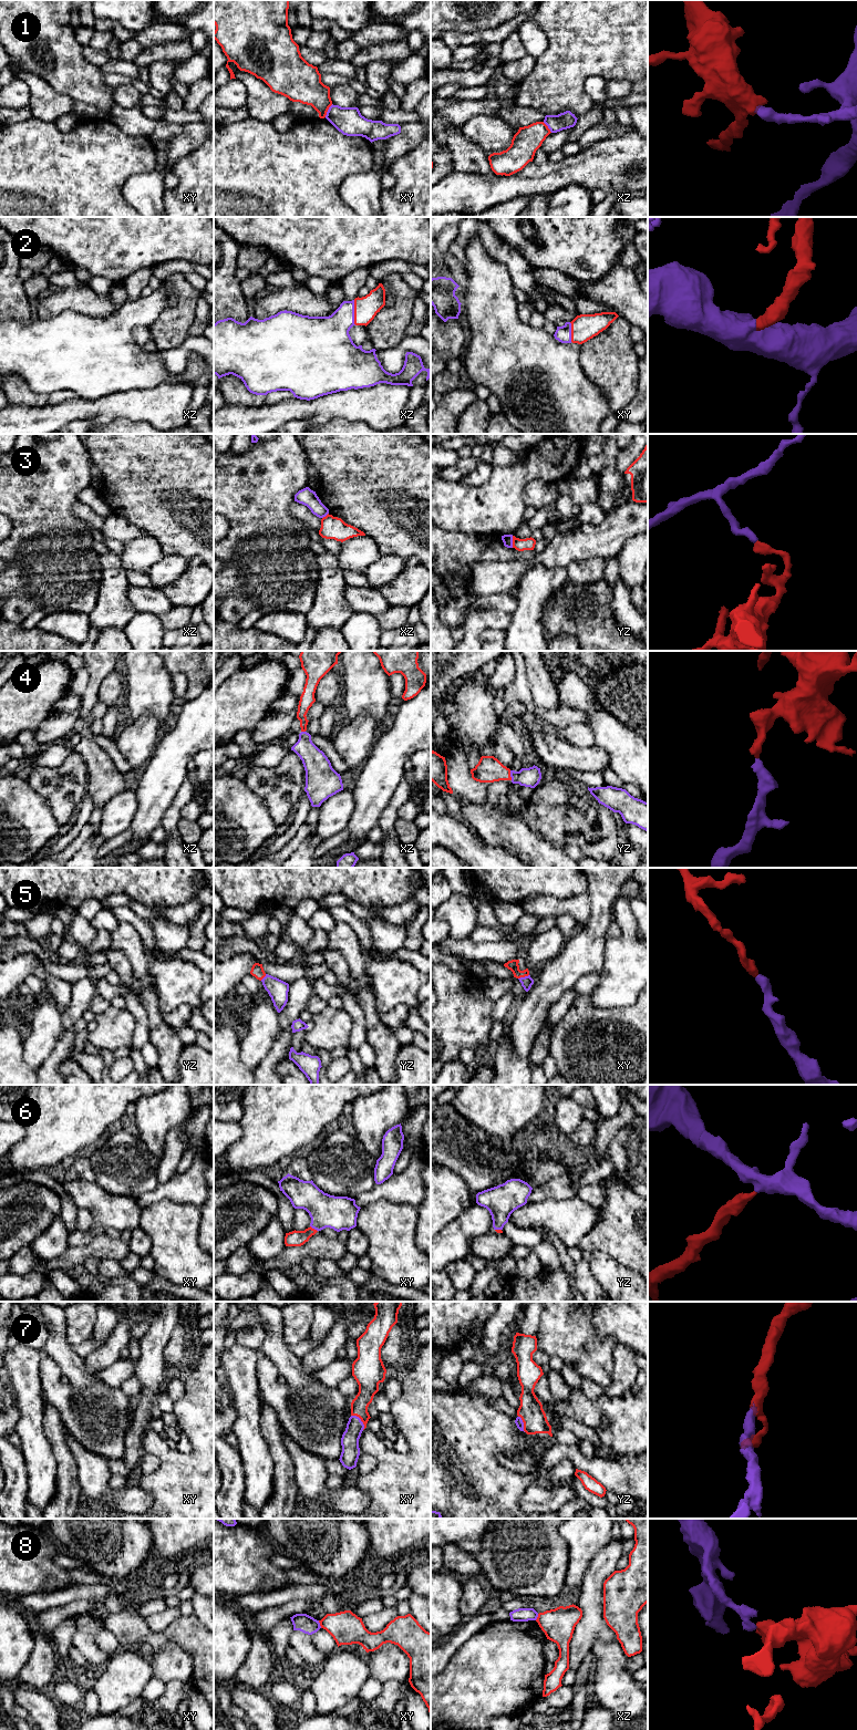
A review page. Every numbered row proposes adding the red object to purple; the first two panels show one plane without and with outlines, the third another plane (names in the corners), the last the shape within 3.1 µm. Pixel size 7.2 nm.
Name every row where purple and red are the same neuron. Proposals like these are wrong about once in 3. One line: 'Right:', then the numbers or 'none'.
Right: 2, 4, 5, 6, 7

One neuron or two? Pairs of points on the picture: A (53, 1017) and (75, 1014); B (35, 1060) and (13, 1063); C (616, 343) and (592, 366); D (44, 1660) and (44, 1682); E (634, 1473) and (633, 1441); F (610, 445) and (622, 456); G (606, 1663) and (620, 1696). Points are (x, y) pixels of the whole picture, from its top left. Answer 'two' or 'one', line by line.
A: two
B: two
C: one
D: one
E: two
F: two
G: one

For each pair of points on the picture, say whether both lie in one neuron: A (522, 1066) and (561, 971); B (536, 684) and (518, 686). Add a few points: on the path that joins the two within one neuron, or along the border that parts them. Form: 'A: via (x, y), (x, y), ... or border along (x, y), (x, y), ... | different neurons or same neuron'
A: border along (510, 1036), (513, 1050), (518, 1056), (527, 1058) | different neurons
B: border along (524, 662), (527, 685), (535, 704) | different neurons

